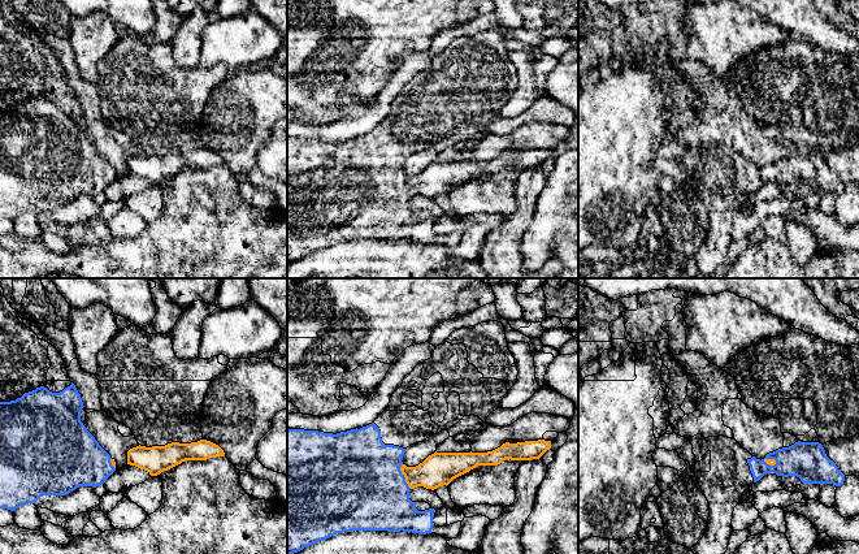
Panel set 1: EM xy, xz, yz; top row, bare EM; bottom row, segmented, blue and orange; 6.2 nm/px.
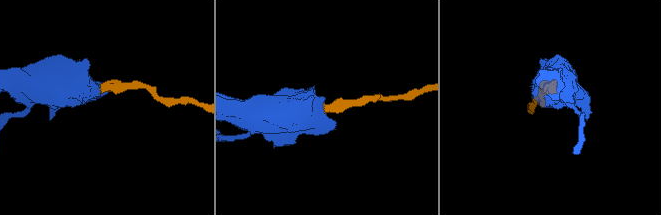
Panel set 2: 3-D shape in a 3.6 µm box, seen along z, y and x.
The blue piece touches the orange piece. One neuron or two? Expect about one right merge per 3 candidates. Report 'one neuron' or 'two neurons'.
one neuron

